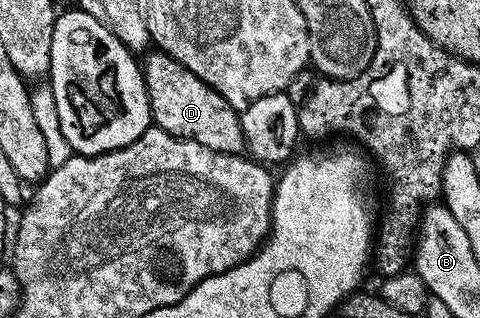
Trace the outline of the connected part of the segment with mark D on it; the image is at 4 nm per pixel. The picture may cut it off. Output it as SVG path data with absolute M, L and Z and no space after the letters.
M157 49L151 50L141 64L142 80L146 82L146 96L150 106L153 126L164 129L177 139L191 139L216 153L242 155L246 142L242 132L242 116L235 111L216 89L212 89L196 73L192 73L180 61Z

